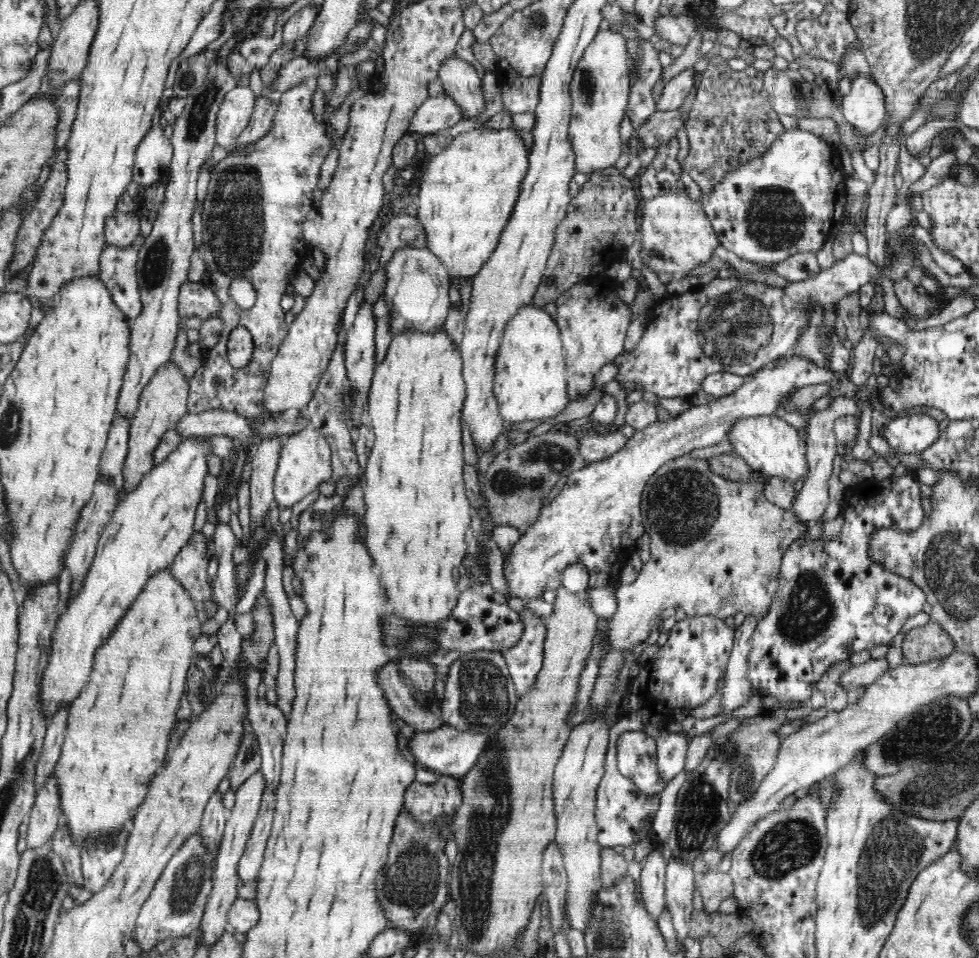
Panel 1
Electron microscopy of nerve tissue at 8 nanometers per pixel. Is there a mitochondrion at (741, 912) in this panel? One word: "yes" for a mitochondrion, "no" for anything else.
no

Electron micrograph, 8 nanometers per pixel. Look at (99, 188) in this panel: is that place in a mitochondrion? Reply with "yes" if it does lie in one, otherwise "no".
no

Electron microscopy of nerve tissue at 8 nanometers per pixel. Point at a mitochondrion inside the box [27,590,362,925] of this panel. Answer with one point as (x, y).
(189, 883)

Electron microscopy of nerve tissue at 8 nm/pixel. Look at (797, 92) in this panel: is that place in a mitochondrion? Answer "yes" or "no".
yes

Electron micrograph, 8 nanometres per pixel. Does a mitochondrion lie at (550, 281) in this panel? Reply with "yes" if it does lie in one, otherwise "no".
no

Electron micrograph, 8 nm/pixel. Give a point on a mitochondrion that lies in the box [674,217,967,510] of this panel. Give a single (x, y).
(734, 327)

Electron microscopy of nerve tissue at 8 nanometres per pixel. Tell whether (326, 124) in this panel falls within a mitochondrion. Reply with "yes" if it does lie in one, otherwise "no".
no

